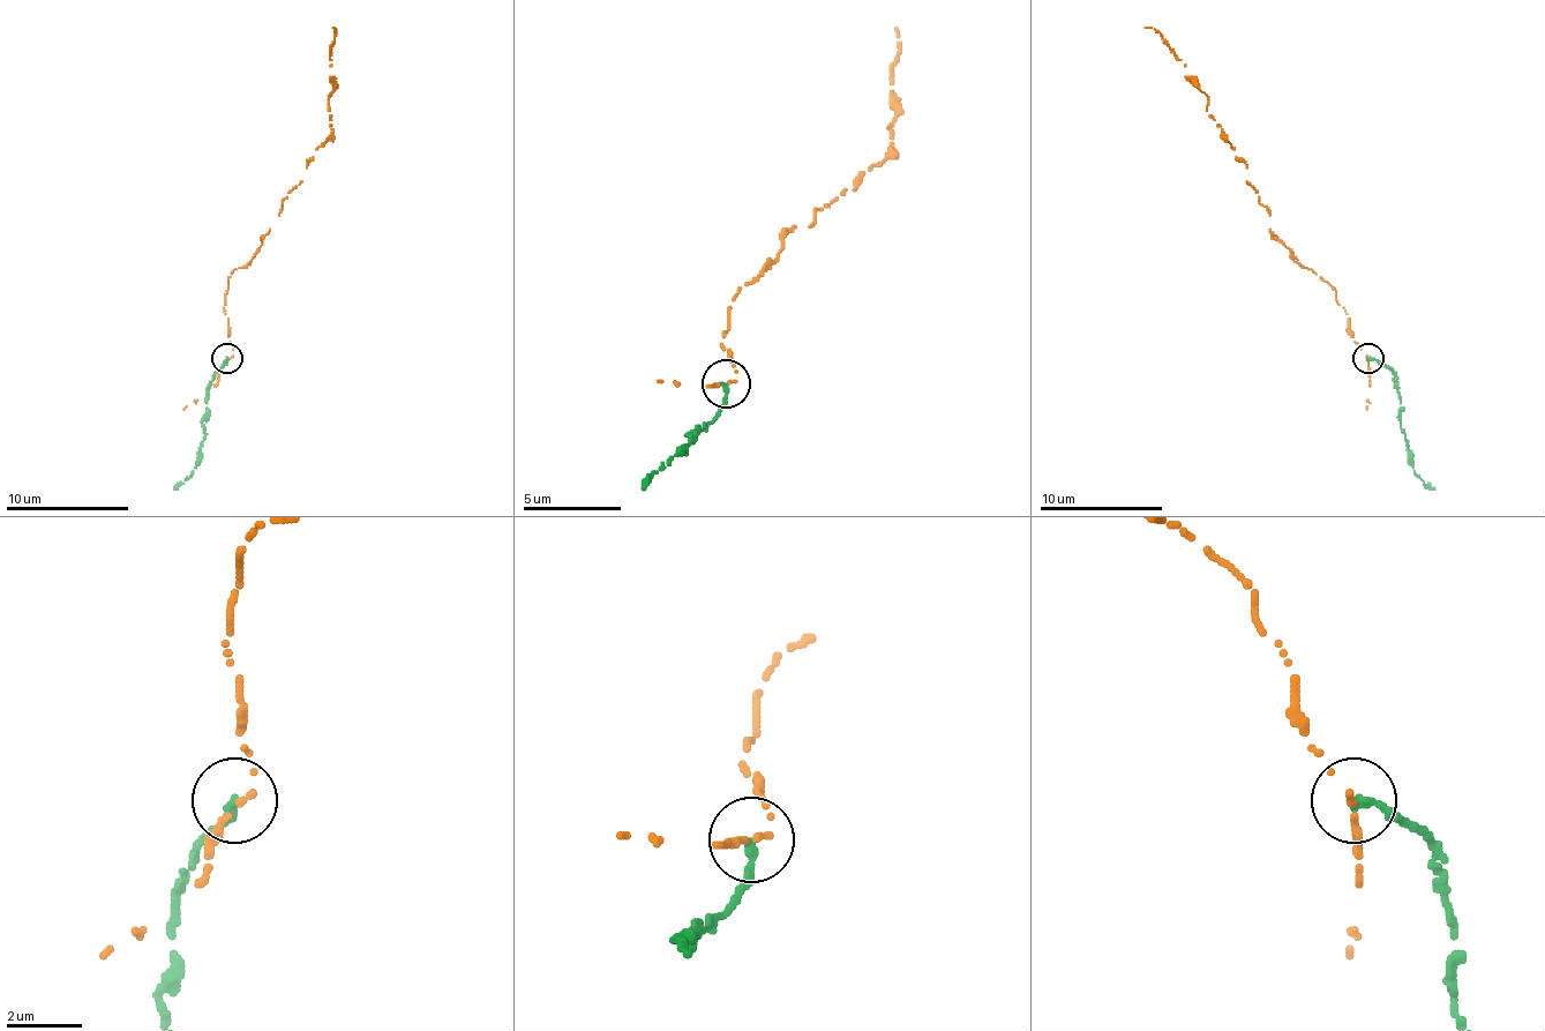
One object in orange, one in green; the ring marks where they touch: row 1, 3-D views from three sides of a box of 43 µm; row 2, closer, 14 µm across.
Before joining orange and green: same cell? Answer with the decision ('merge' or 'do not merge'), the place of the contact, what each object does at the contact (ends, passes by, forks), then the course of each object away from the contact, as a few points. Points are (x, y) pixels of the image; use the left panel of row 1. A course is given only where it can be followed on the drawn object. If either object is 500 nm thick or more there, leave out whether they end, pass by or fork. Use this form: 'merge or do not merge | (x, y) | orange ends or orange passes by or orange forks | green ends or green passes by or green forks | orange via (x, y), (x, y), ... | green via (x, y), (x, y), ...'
do not merge | (226, 358) | orange ends | green ends | orange via (229, 358), (226, 293), (232, 271), (254, 256), (287, 192), (302, 182), (315, 148), (330, 136), (334, 28) | green via (226, 358), (226, 364), (210, 382), (201, 460), (173, 490)

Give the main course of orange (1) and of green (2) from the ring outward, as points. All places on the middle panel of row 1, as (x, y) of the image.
1: (729, 382), (725, 333), (735, 293), (769, 264), (794, 225), (808, 225), (892, 151), (897, 29)
2: (725, 382), (725, 406), (655, 471), (642, 491)

